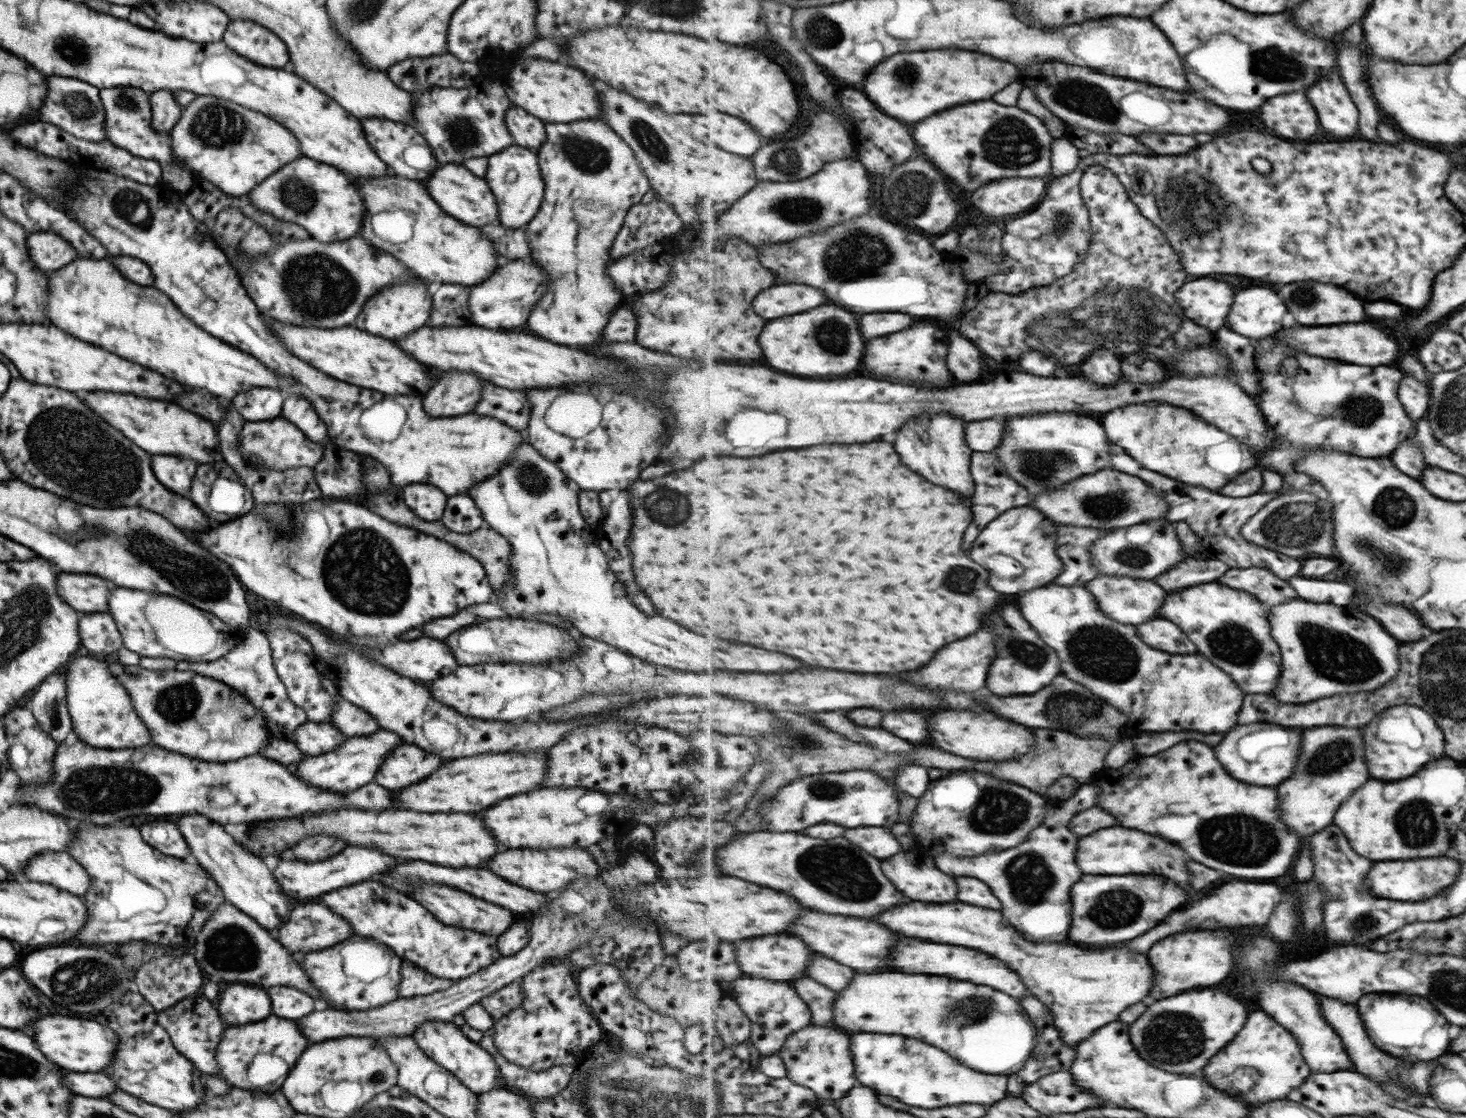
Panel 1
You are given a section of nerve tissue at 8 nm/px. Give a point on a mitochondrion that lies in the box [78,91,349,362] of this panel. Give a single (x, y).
(216, 126)

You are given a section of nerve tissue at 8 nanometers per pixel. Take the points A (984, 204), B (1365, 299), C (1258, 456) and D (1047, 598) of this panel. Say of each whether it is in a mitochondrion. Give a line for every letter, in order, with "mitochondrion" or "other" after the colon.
A: other
B: other
C: other
D: other

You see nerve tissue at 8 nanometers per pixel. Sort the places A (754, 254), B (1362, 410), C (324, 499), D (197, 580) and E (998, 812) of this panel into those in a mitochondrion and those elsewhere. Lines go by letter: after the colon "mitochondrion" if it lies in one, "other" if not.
A: other
B: mitochondrion
C: other
D: mitochondrion
E: mitochondrion

